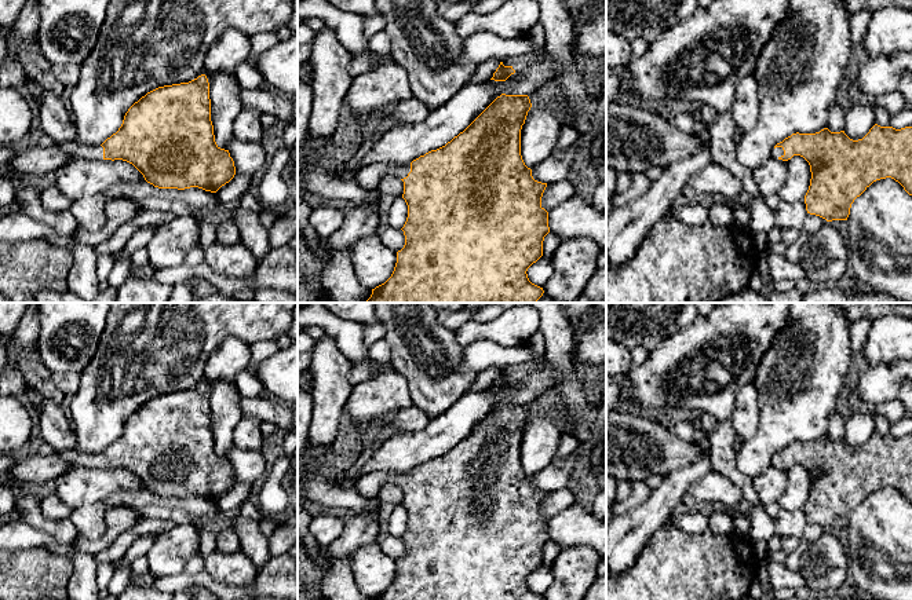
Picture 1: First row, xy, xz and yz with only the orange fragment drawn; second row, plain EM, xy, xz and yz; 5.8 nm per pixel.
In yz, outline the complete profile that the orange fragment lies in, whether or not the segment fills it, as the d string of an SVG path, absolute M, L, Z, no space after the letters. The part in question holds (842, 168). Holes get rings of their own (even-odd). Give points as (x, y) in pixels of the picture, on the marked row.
M875 124L858 140L850 139L844 131L831 132L828 128L816 133L792 133L773 149L773 157L788 161L794 156L803 157L811 172L810 186L805 195L806 211L827 222L847 220L851 204L873 182L891 178L912 195L912 127L895 129Z

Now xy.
M205 74L147 92L128 109L118 131L99 146L55 144L73 160L127 161L158 189L198 187L216 193L236 175L229 150L215 142Z

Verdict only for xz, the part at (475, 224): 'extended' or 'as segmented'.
extended

